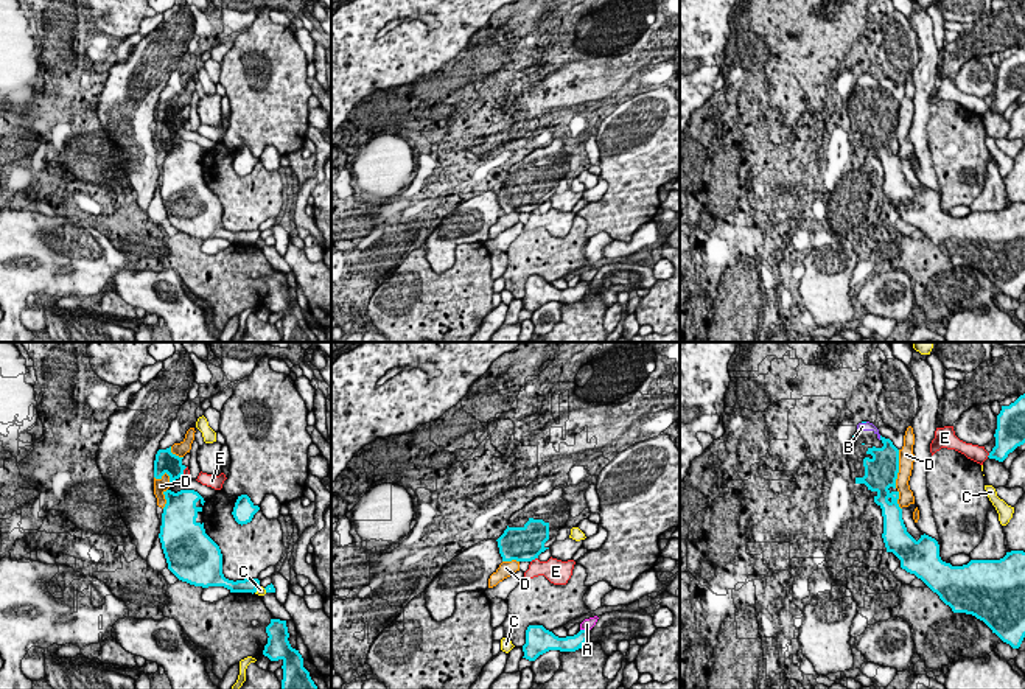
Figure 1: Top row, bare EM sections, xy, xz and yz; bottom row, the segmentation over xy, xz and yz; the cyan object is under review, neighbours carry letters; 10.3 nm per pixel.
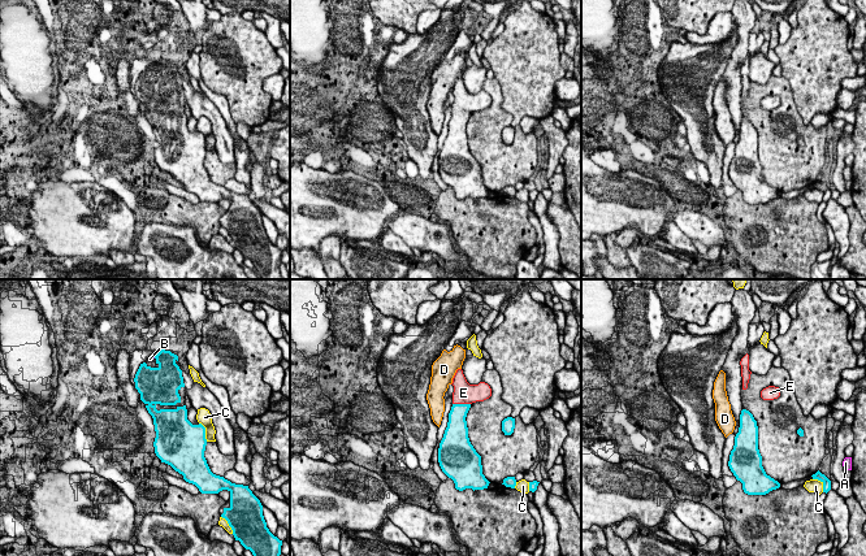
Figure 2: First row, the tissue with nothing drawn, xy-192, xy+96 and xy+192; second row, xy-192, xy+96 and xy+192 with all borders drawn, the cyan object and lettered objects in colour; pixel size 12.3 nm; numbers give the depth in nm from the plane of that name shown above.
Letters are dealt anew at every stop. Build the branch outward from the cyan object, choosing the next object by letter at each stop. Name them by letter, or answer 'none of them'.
B, E

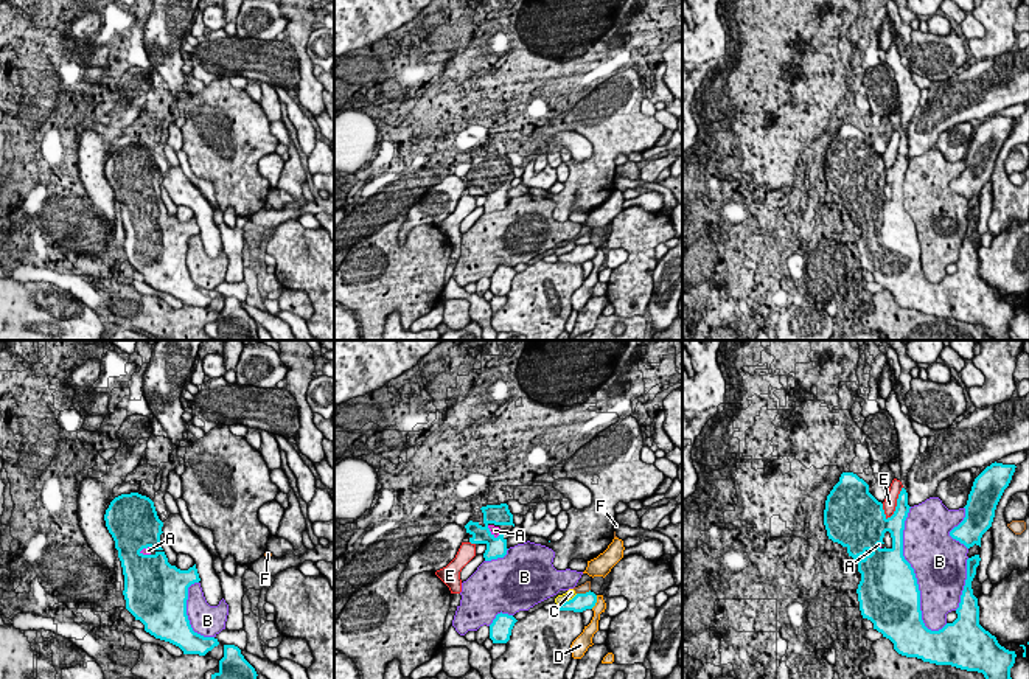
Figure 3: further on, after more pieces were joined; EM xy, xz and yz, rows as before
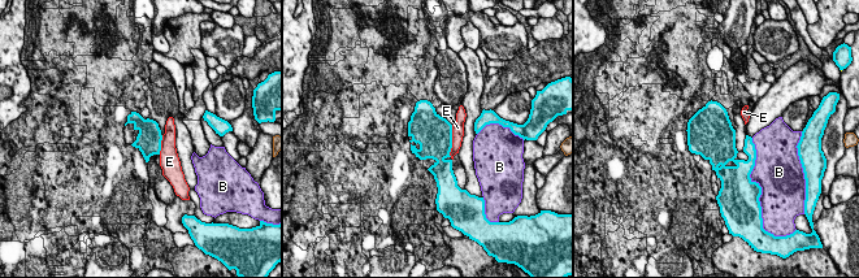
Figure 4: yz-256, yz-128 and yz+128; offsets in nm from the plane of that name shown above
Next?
A

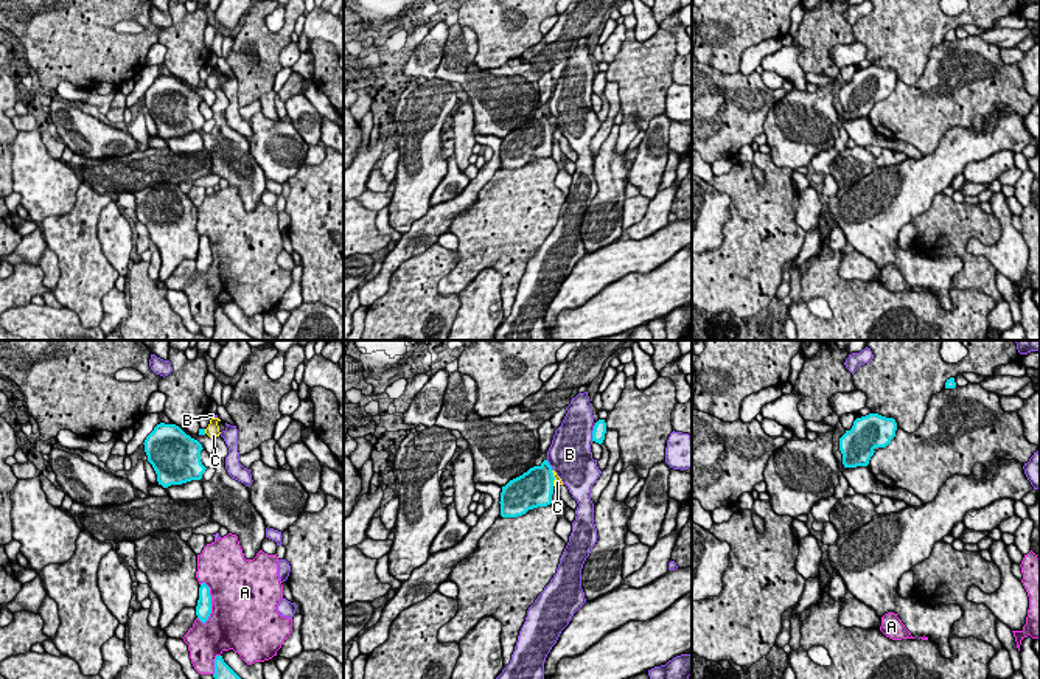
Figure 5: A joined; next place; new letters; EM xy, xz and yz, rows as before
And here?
none of them

